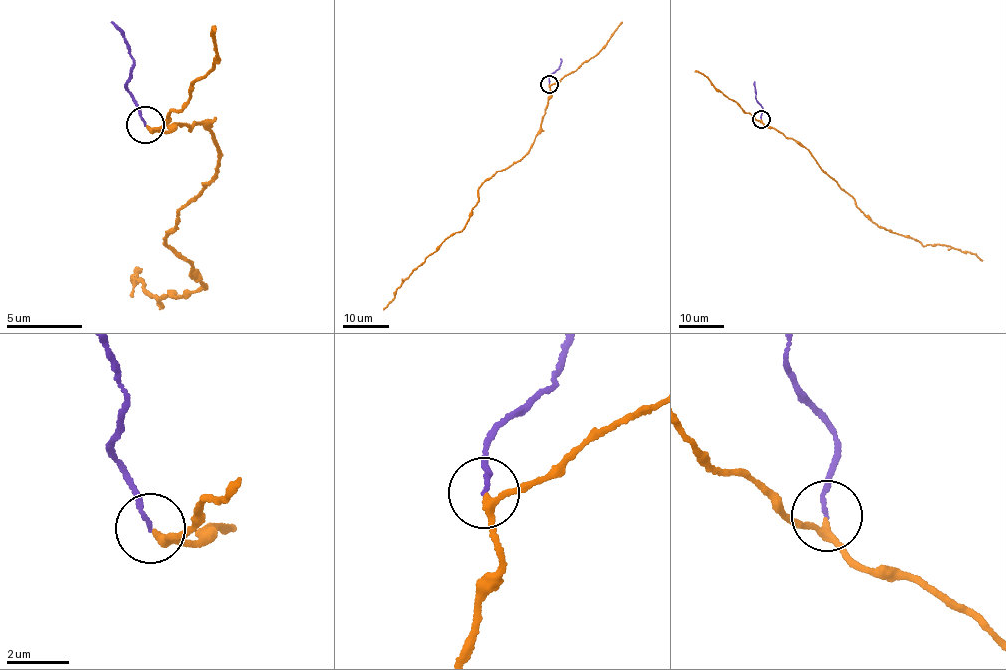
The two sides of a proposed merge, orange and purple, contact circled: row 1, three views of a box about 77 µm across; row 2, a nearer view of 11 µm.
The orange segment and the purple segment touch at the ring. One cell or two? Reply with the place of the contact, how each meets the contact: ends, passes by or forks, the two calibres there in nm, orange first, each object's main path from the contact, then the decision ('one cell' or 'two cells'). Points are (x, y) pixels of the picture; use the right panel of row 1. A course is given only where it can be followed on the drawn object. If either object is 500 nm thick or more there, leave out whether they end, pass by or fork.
(761, 119) | orange passes by | purple ends | 200/130 nm | orange via (761, 119), (765, 126), (805, 146), (823, 172), (877, 225), (924, 245), (944, 244), (981, 261) | purple via (761, 119), (762, 107), (756, 100), (754, 81) | one cell

